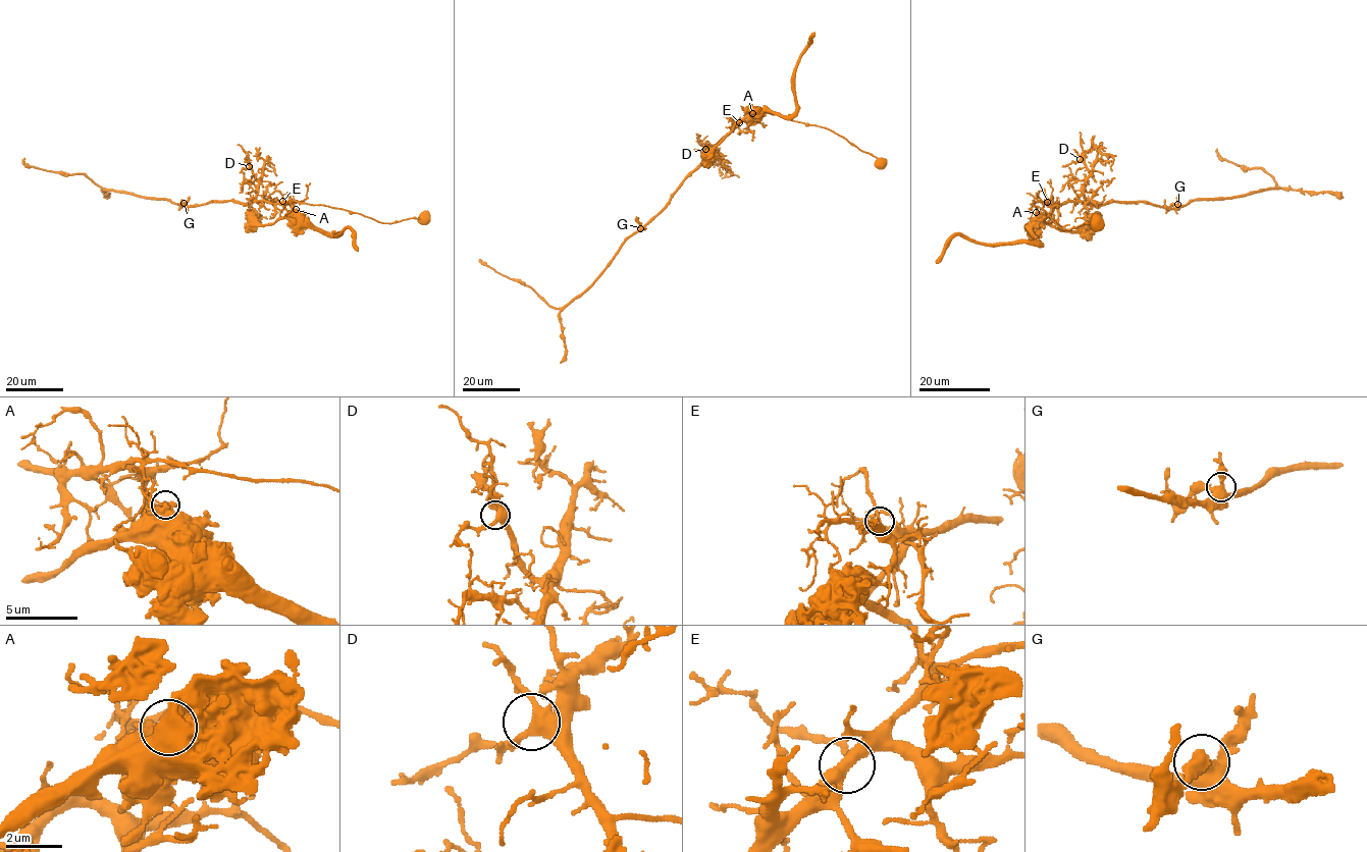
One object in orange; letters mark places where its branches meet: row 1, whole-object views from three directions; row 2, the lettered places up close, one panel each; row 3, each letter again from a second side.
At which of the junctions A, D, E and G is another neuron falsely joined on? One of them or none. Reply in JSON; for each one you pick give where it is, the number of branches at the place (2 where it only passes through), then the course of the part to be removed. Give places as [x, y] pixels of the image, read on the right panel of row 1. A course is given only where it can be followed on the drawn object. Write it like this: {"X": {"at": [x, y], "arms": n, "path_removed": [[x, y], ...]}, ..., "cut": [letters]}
{"A": {"at": [1036, 212], "arms": 3, "path_removed": [[1036, 212], [1038, 202], [1148, 202], [1176, 208], [1274, 188], [1261, 168], [1223, 159], [1216, 148]]}, "cut": ["A"]}

